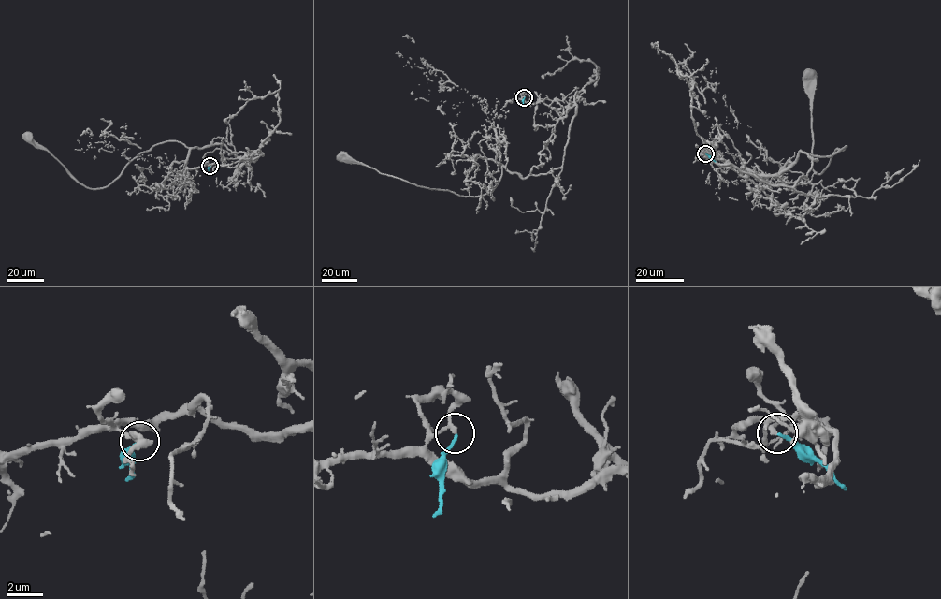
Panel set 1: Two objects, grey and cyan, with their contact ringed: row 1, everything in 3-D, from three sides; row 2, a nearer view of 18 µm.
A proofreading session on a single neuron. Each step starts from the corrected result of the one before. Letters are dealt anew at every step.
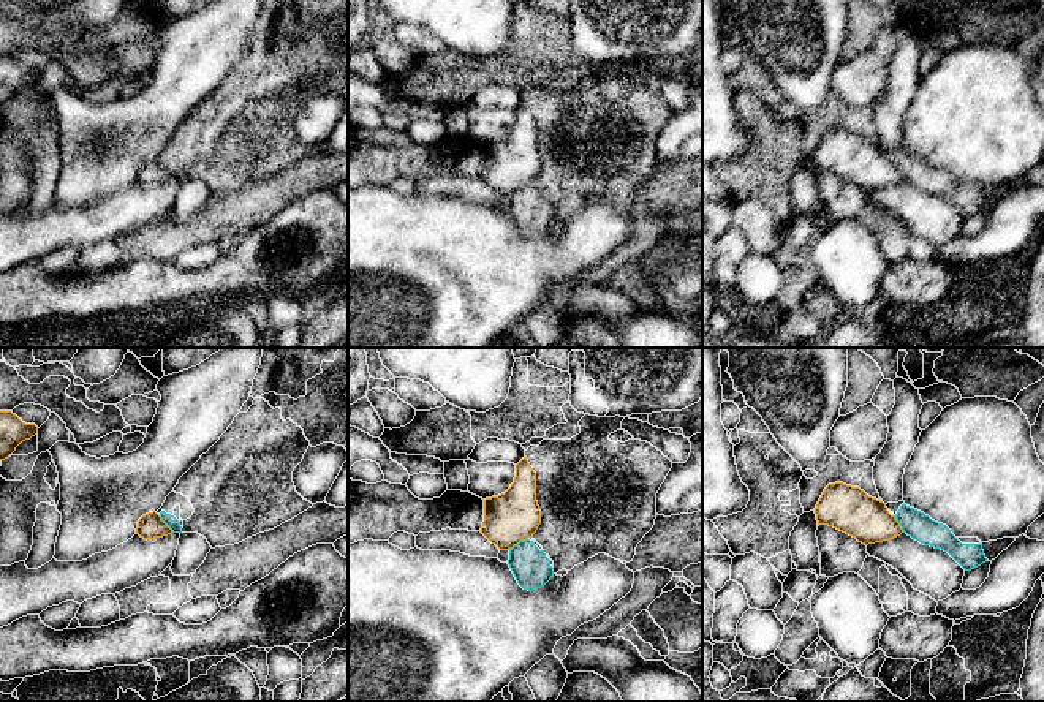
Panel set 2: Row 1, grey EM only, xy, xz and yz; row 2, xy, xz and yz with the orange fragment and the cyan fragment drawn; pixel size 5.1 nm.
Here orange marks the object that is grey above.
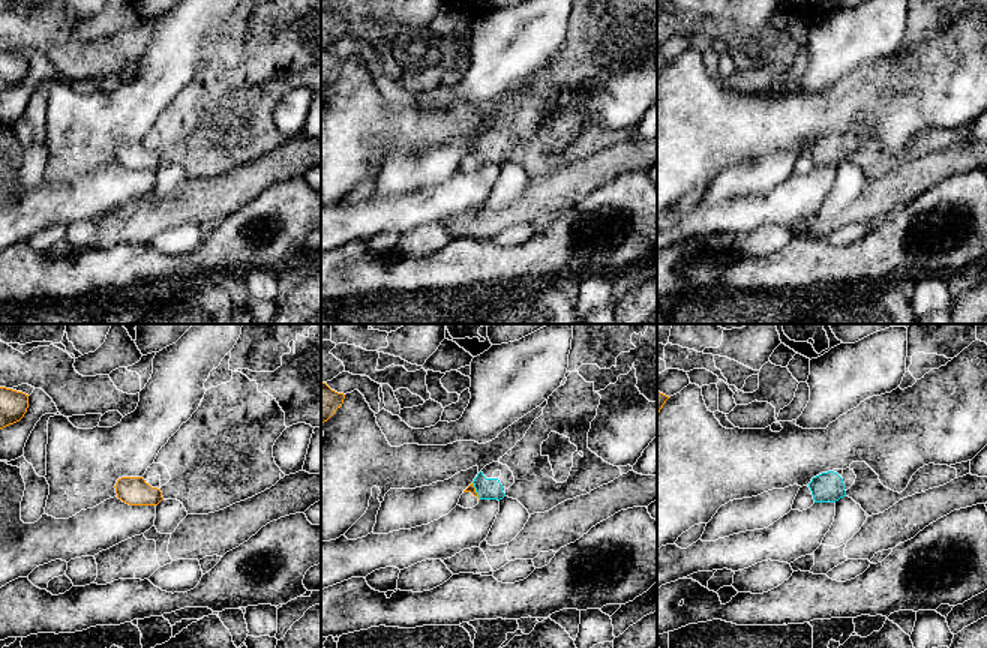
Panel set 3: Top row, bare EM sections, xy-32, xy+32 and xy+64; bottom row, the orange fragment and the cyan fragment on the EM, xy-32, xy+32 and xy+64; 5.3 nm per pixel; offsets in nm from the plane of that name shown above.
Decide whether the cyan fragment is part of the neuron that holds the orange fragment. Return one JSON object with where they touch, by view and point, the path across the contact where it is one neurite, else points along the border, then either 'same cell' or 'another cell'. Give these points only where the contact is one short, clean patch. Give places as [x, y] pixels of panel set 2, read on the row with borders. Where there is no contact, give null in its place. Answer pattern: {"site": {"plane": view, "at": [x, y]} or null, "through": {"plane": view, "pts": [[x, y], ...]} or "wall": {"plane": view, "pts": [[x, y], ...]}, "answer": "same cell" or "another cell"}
{"site": {"plane": "xz", "at": [518, 543]}, "through": {"plane": "xz", "pts": [[514, 516], [518, 543], [530, 566]]}, "answer": "same cell"}

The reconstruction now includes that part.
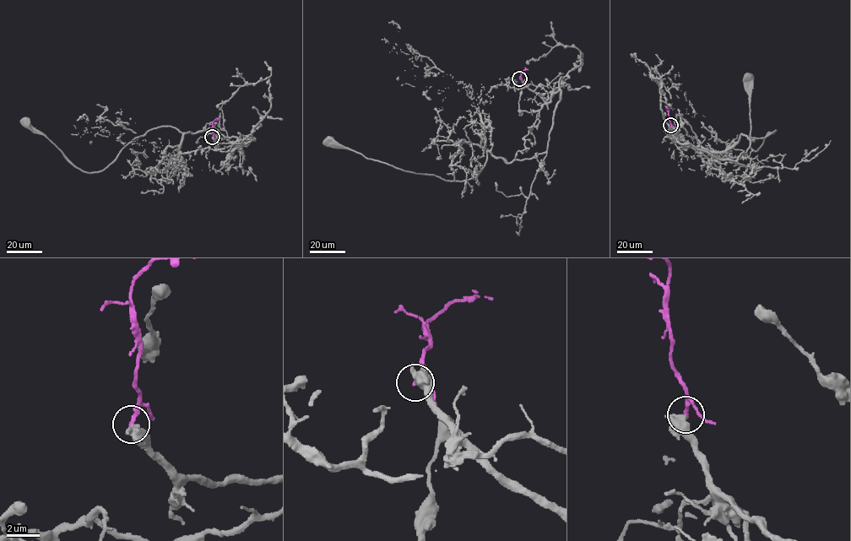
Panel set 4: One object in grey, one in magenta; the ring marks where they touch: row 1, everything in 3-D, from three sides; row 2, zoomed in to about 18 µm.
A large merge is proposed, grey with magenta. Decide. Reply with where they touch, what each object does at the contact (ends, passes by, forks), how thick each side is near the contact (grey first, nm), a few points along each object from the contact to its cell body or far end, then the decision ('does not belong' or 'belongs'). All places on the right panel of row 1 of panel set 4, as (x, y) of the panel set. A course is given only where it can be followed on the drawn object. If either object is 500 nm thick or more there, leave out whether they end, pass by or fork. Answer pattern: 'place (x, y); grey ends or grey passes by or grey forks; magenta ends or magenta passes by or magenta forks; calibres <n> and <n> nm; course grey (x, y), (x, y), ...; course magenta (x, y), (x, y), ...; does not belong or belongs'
place (670, 125); calibres 650 and 240 nm; course grey (670, 125), (684, 146), (734, 160), (753, 140), (743, 135), (776, 130), (756, 151), (750, 78); course magenta (670, 125), (666, 107); does not belong

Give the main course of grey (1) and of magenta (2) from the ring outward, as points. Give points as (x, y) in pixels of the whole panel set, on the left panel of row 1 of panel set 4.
1: (213, 137), (245, 144), (254, 137), (246, 146), (215, 129), (159, 127), (89, 172), (26, 121)
2: (212, 137), (213, 121), (219, 118)

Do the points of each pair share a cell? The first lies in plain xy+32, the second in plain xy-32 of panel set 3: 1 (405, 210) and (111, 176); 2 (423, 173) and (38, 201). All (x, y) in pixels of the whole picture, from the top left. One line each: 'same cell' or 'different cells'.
1: same cell
2: different cells

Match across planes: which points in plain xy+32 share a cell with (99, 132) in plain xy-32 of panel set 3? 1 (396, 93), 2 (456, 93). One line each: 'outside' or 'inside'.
1: inside
2: inside

